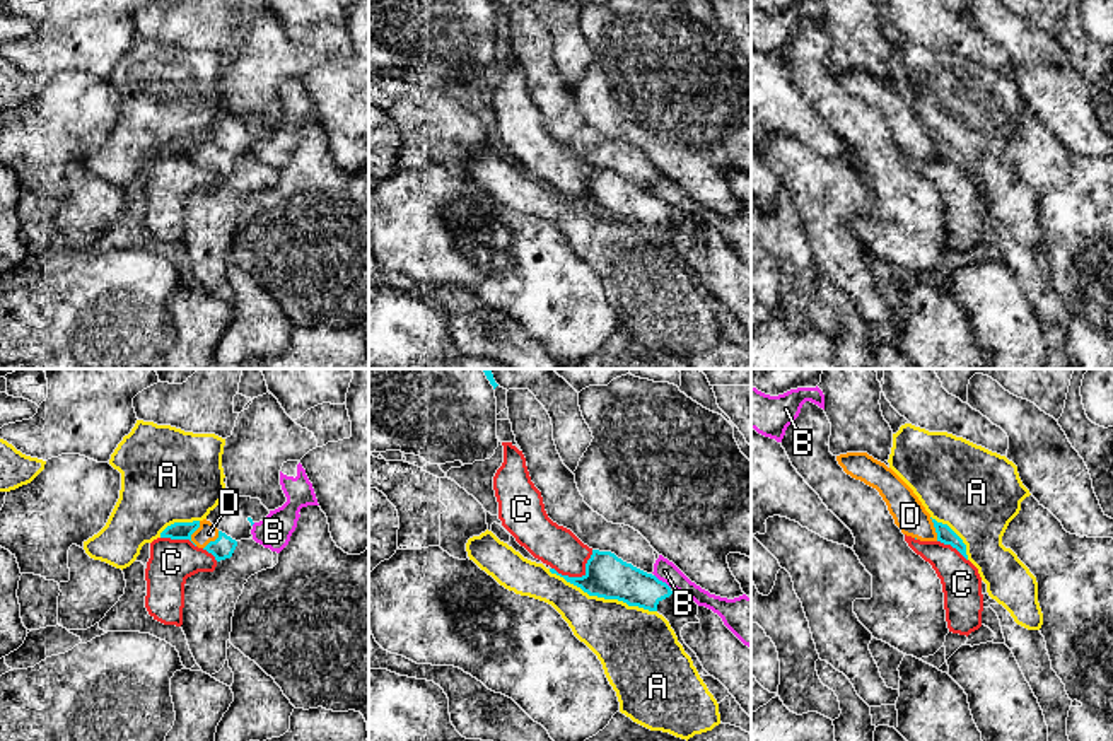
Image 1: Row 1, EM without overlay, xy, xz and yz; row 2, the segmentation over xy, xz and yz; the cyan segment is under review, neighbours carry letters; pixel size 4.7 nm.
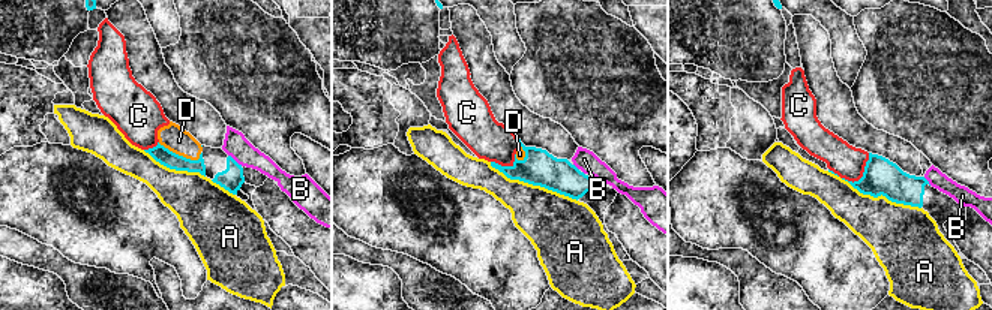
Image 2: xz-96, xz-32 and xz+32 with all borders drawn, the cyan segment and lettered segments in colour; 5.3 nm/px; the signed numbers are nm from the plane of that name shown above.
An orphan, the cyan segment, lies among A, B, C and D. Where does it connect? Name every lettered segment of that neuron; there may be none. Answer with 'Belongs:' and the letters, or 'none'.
Belongs: D

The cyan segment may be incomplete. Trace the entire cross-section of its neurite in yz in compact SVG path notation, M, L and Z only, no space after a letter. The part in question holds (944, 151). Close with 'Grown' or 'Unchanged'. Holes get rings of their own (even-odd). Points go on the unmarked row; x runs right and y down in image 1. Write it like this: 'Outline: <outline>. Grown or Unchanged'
Outline: M867 70L840 72L836 79L847 92L879 109L903 152L951 162L968 178L963 157L947 142L932 137L913 108L891 85Z. Grown

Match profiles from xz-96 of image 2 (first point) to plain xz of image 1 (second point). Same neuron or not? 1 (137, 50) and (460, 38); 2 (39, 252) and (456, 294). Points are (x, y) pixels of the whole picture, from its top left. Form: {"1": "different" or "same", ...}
{"1": "different", "2": "same"}

